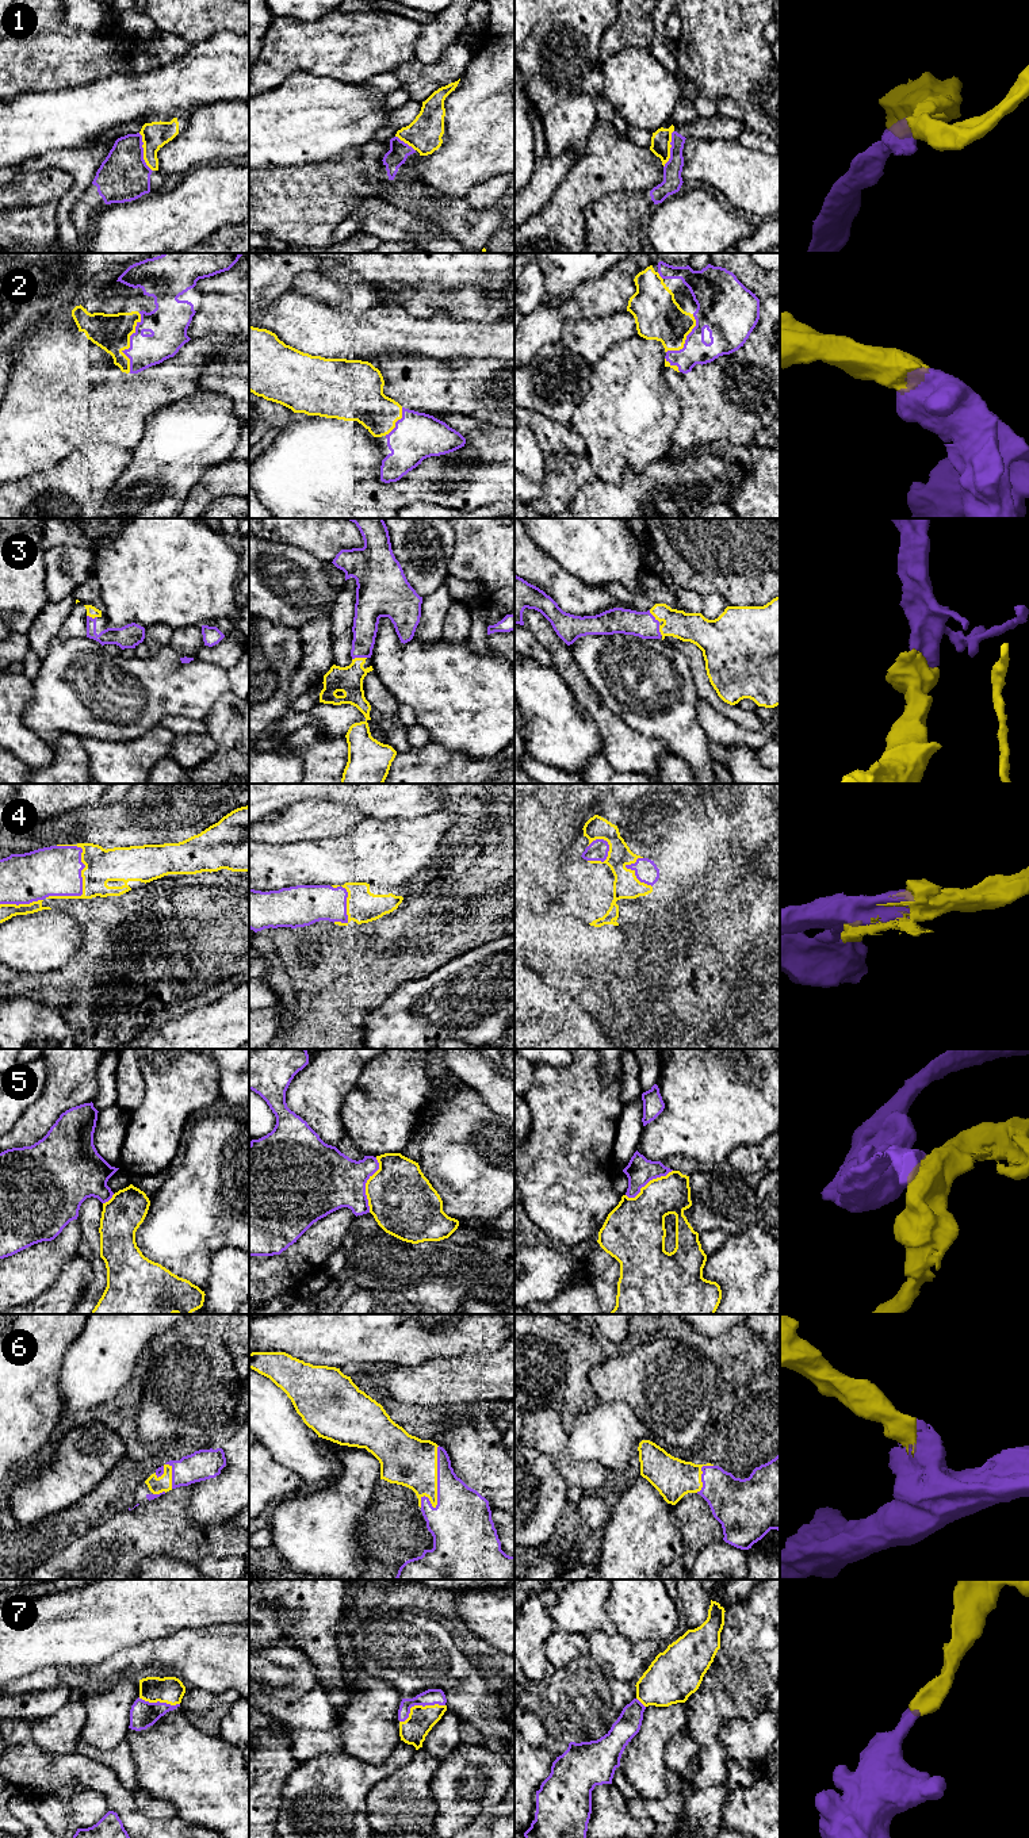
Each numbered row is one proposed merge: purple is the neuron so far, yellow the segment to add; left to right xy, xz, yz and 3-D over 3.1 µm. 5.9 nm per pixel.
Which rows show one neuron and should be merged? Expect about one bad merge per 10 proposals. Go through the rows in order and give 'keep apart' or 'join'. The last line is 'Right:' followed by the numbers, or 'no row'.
1: keep apart
2: join
3: join
4: join
5: keep apart
6: join
7: join
Right: 2, 3, 4, 6, 7

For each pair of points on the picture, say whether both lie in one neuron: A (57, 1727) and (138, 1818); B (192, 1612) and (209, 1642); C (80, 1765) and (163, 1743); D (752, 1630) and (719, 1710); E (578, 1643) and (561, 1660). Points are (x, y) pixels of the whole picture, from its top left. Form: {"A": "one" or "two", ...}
{"A": "two", "B": "two", "C": "two", "D": "one", "E": "one"}

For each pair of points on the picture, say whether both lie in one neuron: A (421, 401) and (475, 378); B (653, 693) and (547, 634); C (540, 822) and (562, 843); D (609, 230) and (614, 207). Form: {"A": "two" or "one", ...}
{"A": "one", "B": "two", "C": "one", "D": "one"}

